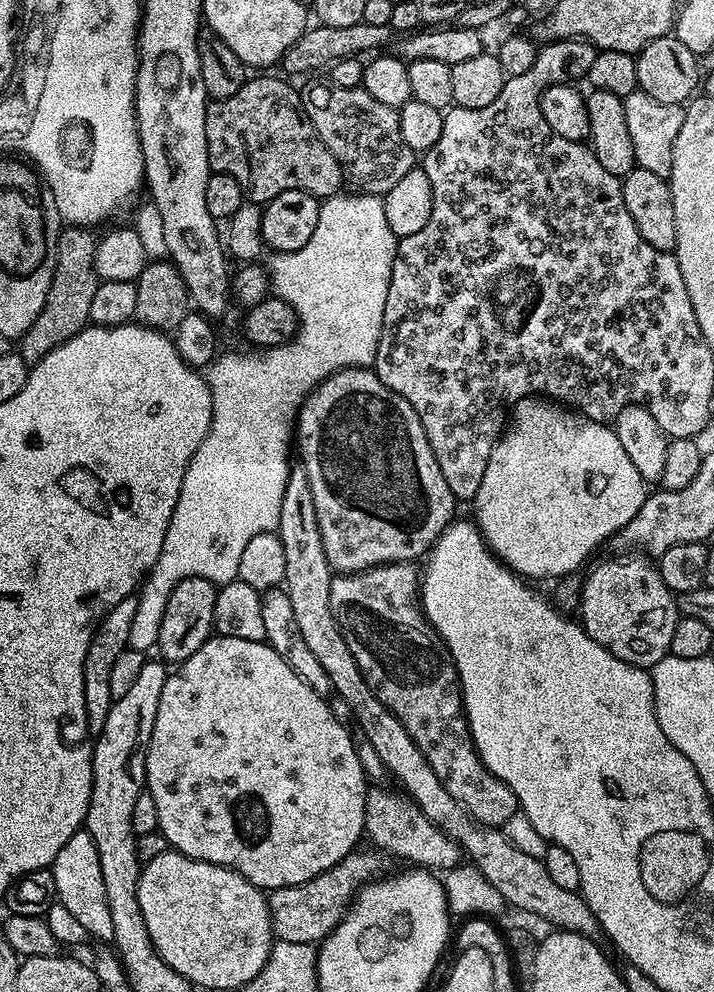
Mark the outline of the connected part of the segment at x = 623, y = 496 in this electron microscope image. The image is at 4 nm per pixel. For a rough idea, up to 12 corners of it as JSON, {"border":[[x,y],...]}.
{"border":[[527,396],[474,523],[533,581],[573,575],[649,485],[607,423]]}

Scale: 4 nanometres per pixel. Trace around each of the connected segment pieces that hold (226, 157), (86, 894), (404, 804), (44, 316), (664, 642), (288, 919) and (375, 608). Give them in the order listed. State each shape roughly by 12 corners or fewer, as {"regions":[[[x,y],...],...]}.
{"regions":[[[272,74],[206,110],[245,201],[337,195],[344,170]],[[87,829],[50,870],[57,901],[89,937],[111,943],[97,844]],[[369,791],[364,830],[381,853],[443,874],[460,845],[403,794]],[[68,226],[34,326],[18,351],[34,365],[90,324],[95,231]],[[649,557],[583,573],[578,620],[648,670],[670,653],[678,600]],[[351,852],[298,886],[267,893],[276,940],[319,945],[381,853]],[[412,562],[332,582],[364,680],[478,823],[517,815],[472,744]]]}

